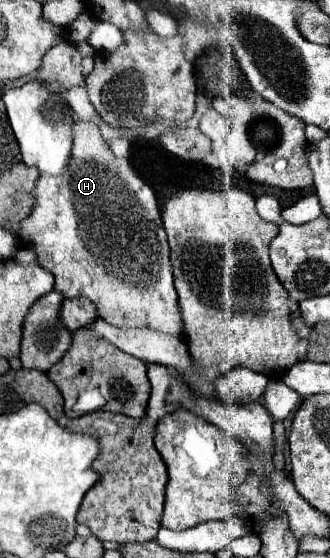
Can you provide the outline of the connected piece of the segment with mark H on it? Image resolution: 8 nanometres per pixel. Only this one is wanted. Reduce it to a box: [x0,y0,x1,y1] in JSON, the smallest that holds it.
[19,122,185,338]

